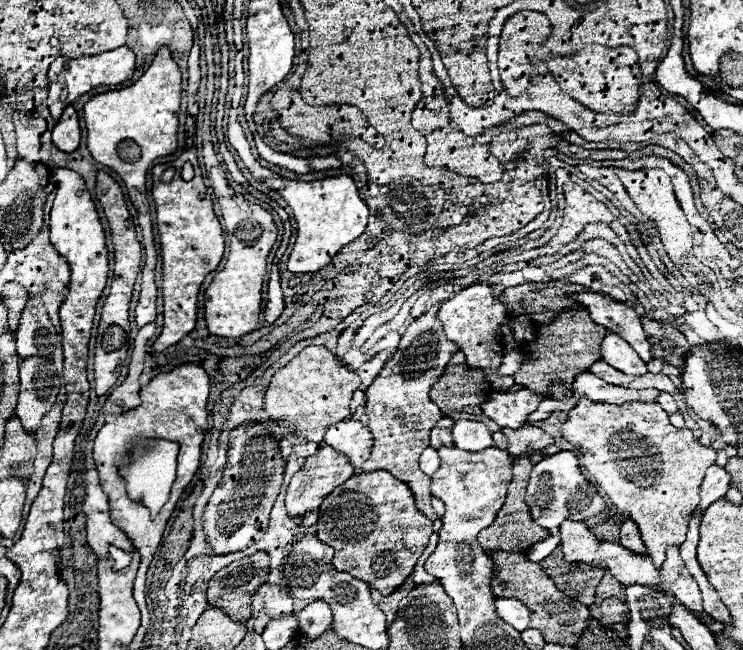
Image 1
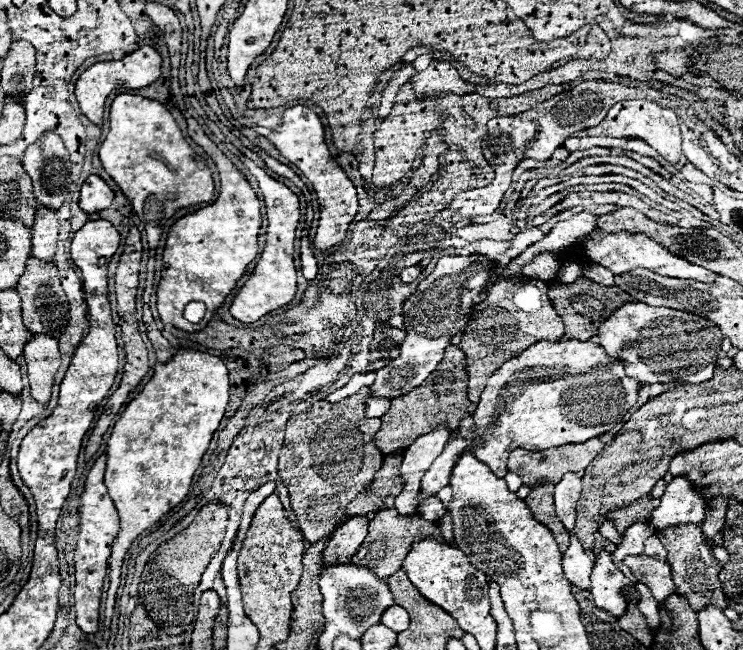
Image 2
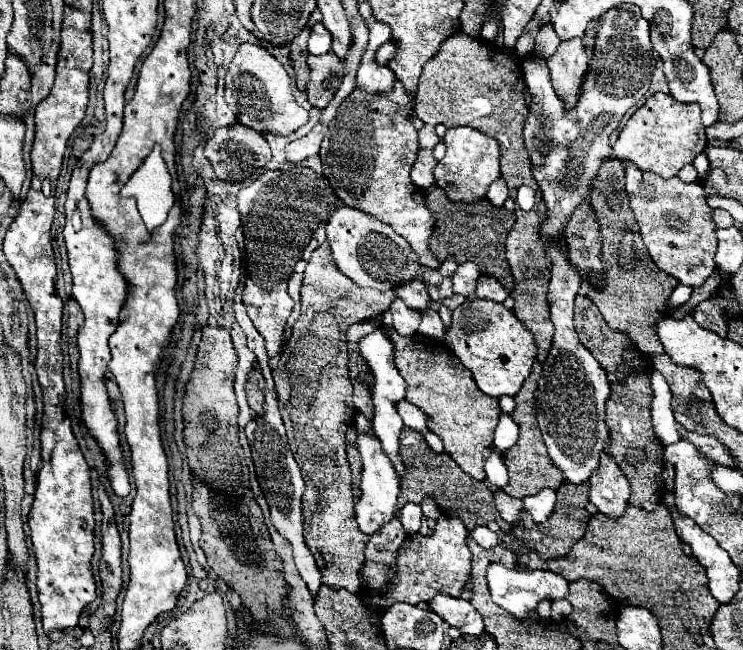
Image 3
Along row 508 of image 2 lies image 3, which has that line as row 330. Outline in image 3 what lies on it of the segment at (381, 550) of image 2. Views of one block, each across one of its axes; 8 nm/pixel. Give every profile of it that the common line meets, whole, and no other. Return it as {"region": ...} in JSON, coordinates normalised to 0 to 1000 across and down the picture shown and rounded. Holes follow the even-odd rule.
{"region":[[[520,505],[520,517],[530,529],[530,560],[541,582],[546,585],[546,615],[557,625],[563,625],[573,637],[573,652],[581,665],[587,665],[600,686],[600,695],[614,708],[614,714],[633,729],[641,738],[651,738],[651,708],[662,698],[662,674],[665,674],[665,658],[670,655],[673,646],[673,625],[668,612],[654,609],[651,603],[643,600],[638,591],[633,569],[622,566],[622,557],[606,542],[603,529],[598,523],[584,523],[571,514],[557,514],[557,517],[538,517],[530,505]]]}

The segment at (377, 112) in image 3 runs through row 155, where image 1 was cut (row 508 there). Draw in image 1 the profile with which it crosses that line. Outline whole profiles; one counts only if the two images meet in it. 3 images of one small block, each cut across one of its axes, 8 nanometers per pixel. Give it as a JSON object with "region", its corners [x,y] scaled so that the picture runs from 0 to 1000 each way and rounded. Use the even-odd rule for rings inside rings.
{"region":[[[506,723],[498,729],[476,729],[463,745],[458,745],[450,757],[444,757],[431,778],[431,800],[425,809],[428,809],[425,825],[439,831],[439,837],[444,837],[452,846],[447,862],[450,874],[468,880],[476,889],[490,892],[493,898],[509,905],[514,917],[525,917],[557,880],[557,871],[568,855],[576,828],[581,822],[581,803],[573,794],[568,794],[568,788],[557,778],[552,751],[544,742],[533,738],[520,723]]]}

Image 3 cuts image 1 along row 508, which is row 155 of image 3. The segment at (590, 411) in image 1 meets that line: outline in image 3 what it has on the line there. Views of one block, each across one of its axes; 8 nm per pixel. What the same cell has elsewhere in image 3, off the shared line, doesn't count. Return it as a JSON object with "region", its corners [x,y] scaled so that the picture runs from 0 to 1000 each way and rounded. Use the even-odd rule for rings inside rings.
{"region":[[[886,142],[848,178],[826,222],[826,240],[834,246],[848,246],[861,262],[888,268],[899,277],[907,274],[921,252],[931,252],[934,240],[948,234],[950,222],[953,212],[942,185],[939,160],[918,160],[902,145]]]}

